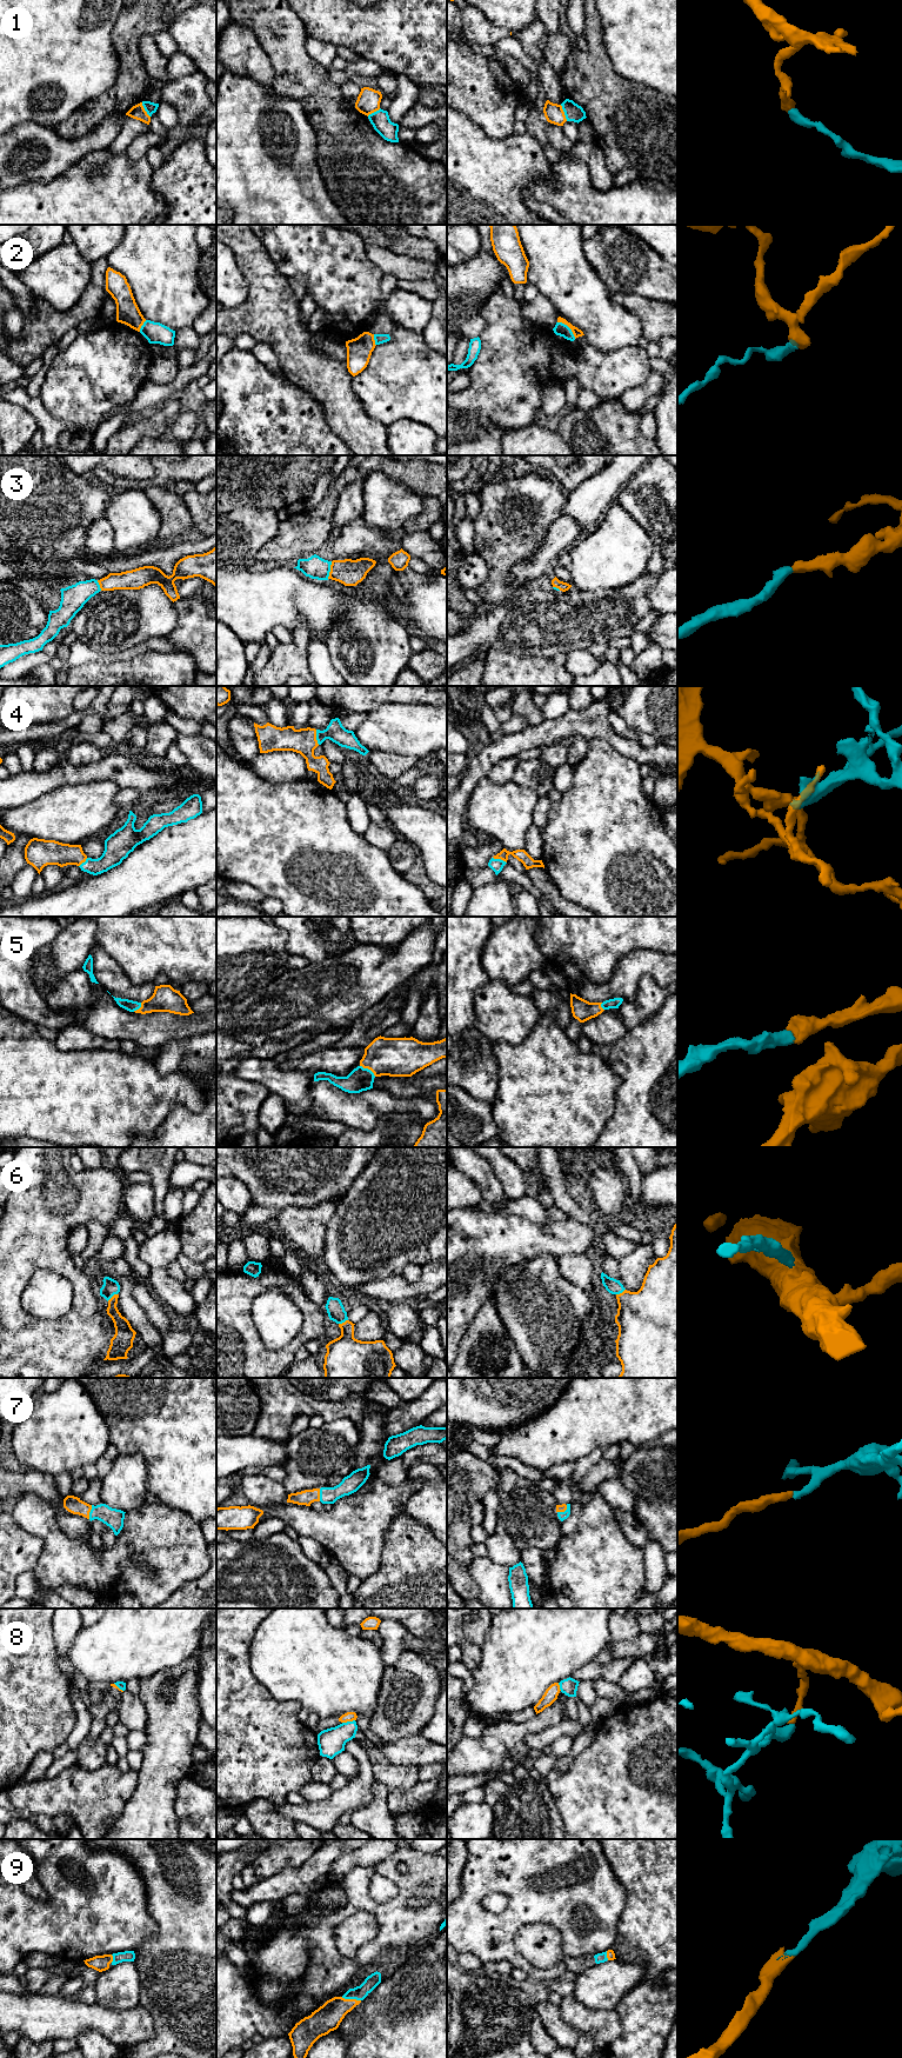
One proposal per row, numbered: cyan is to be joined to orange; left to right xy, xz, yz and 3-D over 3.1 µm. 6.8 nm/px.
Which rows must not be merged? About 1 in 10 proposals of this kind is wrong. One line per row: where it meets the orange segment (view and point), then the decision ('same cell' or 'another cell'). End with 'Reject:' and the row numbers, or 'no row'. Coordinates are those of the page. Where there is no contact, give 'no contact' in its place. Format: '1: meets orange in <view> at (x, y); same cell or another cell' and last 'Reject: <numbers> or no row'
1: meets orange in yz at (563, 113); another cell
2: meets orange in yz at (568, 326); another cell
3: meets orange in xz at (331, 570); same cell
4: meets orange in xz at (315, 737); same cell
5: meets orange in xz at (368, 1069); same cell
6: meets orange in xy at (113, 1296); same cell
7: meets orange in xy at (88, 1512); same cell
8: meets orange in xz at (348, 1720); another cell
9: meets orange in xz at (351, 1999); same cell
Reject: 1, 2, 8

